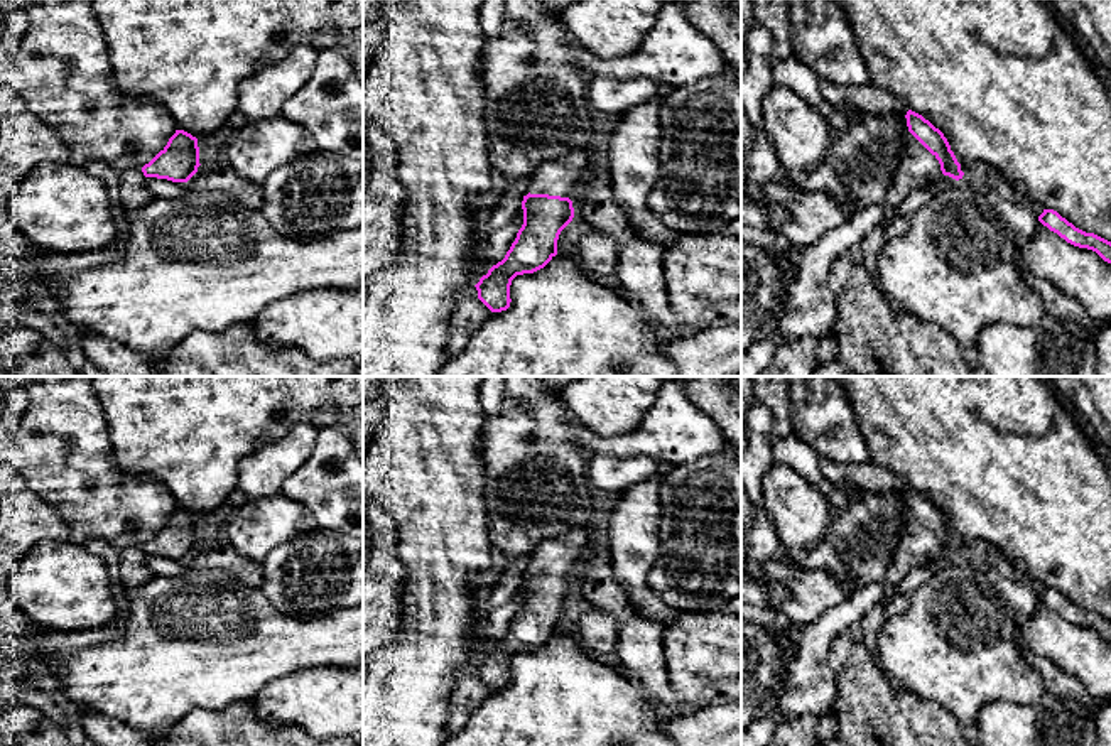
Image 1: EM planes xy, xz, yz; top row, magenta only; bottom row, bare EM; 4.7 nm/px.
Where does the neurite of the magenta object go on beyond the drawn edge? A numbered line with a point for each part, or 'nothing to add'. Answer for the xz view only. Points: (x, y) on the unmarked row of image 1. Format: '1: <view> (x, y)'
1: xz (556, 556)

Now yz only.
1: yz (917, 544)

